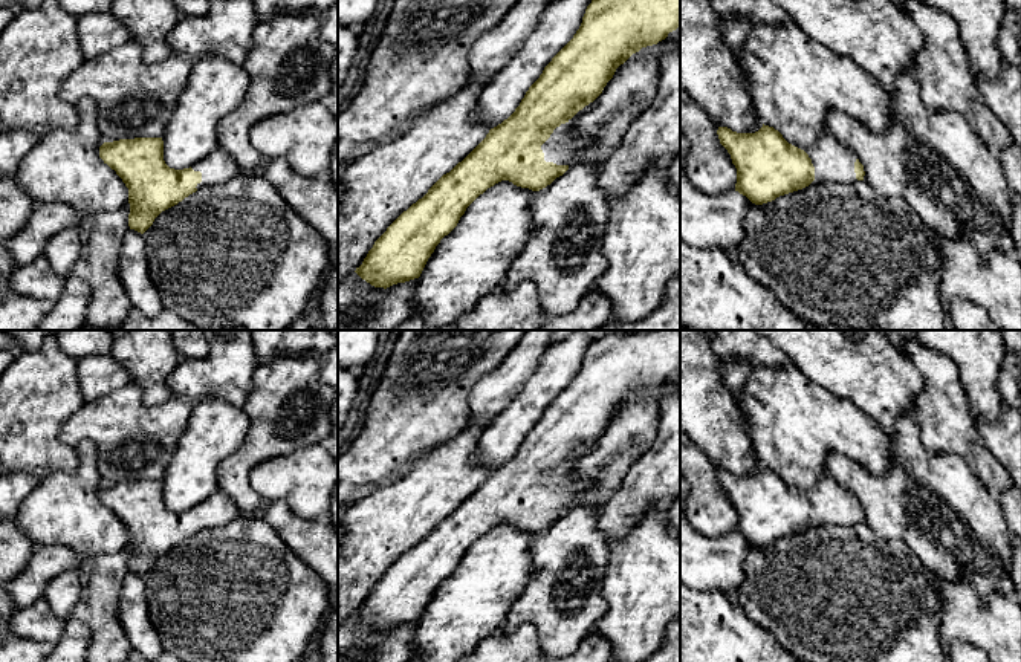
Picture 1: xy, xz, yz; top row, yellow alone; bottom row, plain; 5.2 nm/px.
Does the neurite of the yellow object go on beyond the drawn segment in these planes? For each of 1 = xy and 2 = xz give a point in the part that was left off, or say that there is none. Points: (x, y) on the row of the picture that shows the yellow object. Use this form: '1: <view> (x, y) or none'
1: xy (217, 167)
2: xz (563, 144)

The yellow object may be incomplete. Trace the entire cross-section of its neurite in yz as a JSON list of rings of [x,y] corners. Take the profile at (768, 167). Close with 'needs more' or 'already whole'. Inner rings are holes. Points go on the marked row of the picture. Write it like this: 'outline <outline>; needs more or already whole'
outline [[[764,124],[755,133],[718,127],[717,135],[737,168],[735,191],[755,205],[802,190],[813,180],[853,183],[865,176],[859,159],[828,133],[819,135],[805,151]]]; needs more

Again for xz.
outline [[[592,0],[582,23],[573,38],[552,58],[540,78],[529,87],[515,112],[497,127],[449,173],[443,174],[428,193],[404,211],[374,242],[356,274],[374,287],[390,287],[419,278],[428,258],[440,240],[448,235],[465,214],[466,208],[488,188],[501,180],[517,187],[540,191],[569,170],[575,154],[590,141],[581,138],[569,121],[593,102],[613,78],[616,69],[642,47],[657,44],[680,26],[680,0]]]; needs more

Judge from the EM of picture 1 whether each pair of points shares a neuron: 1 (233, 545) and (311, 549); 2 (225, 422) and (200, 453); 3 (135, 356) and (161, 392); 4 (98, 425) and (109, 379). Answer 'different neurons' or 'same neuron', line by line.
1: different neurons
2: same neuron
3: same neuron
4: different neurons

